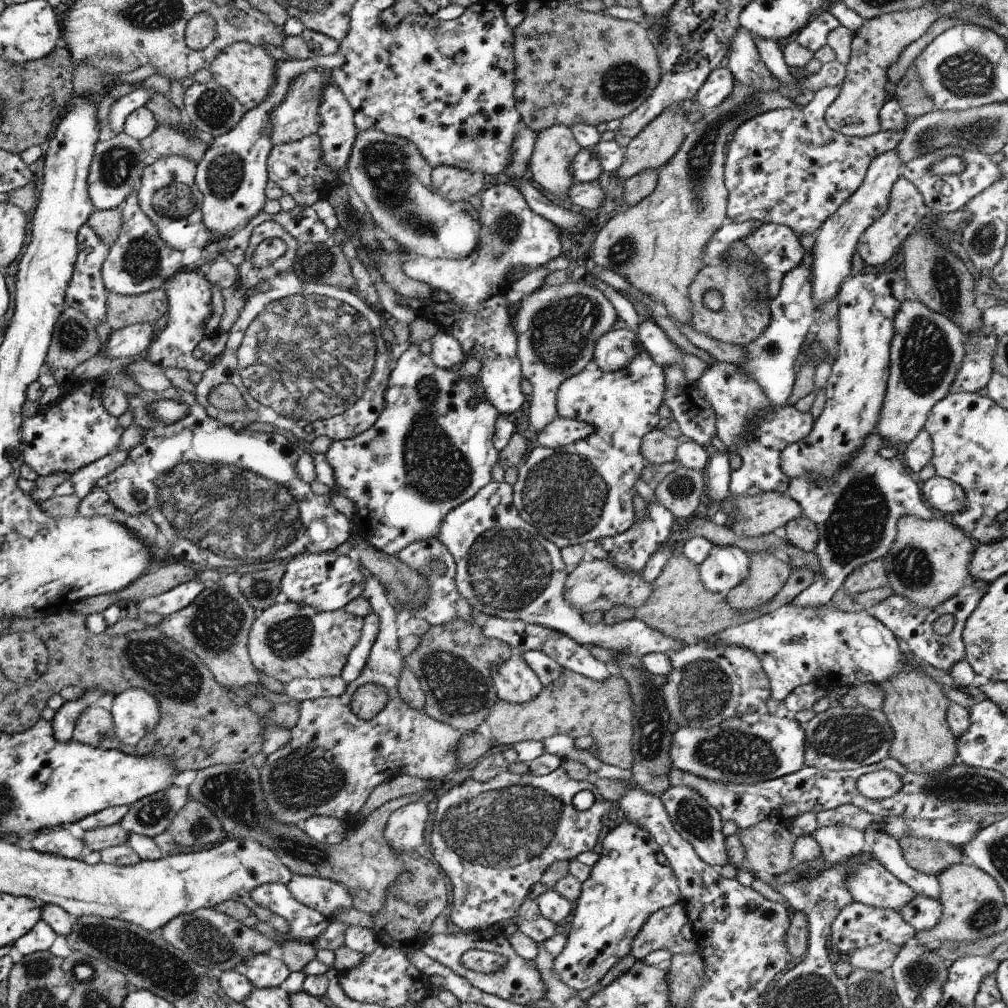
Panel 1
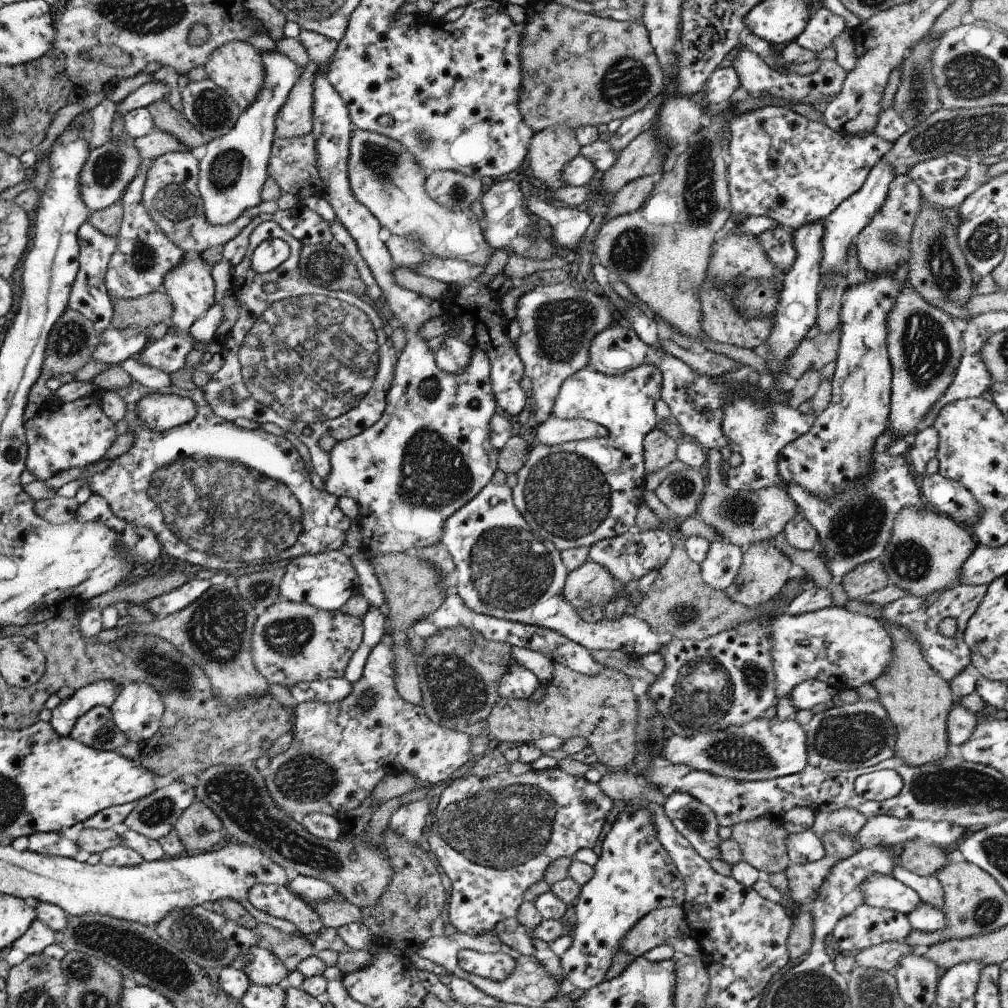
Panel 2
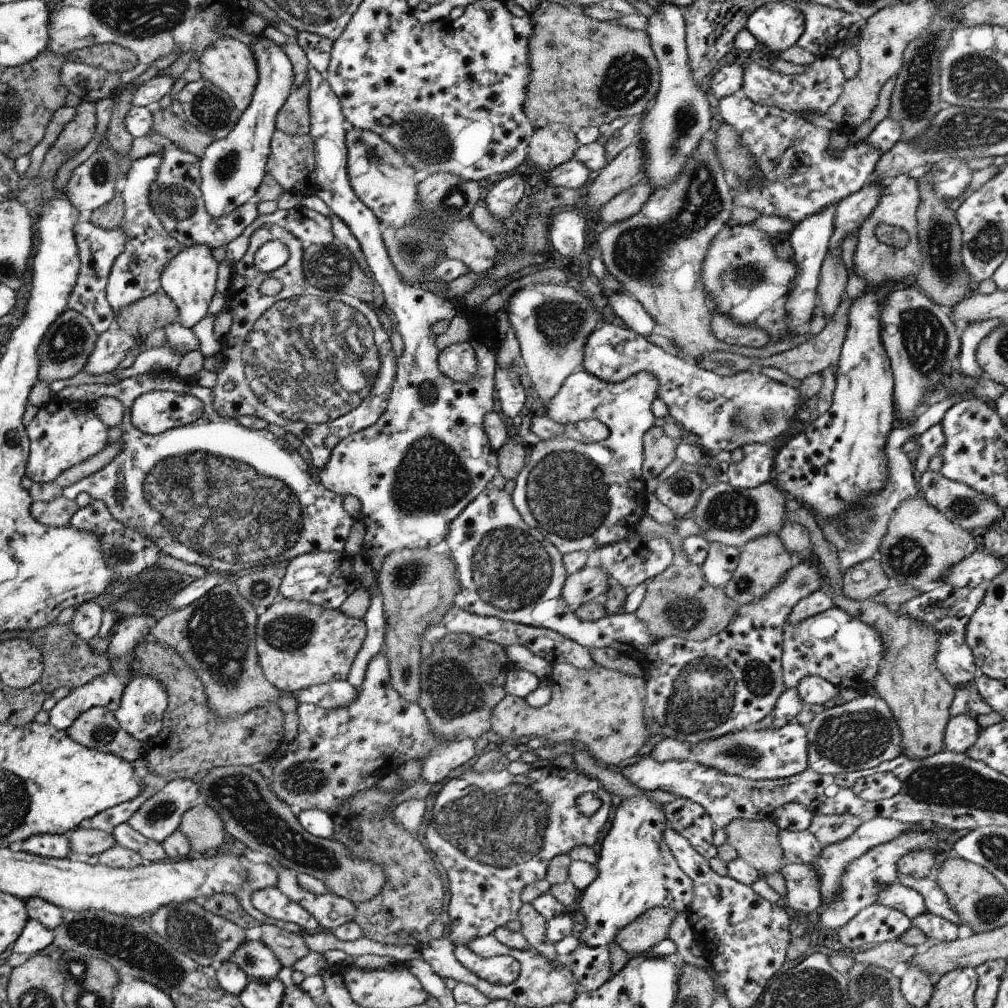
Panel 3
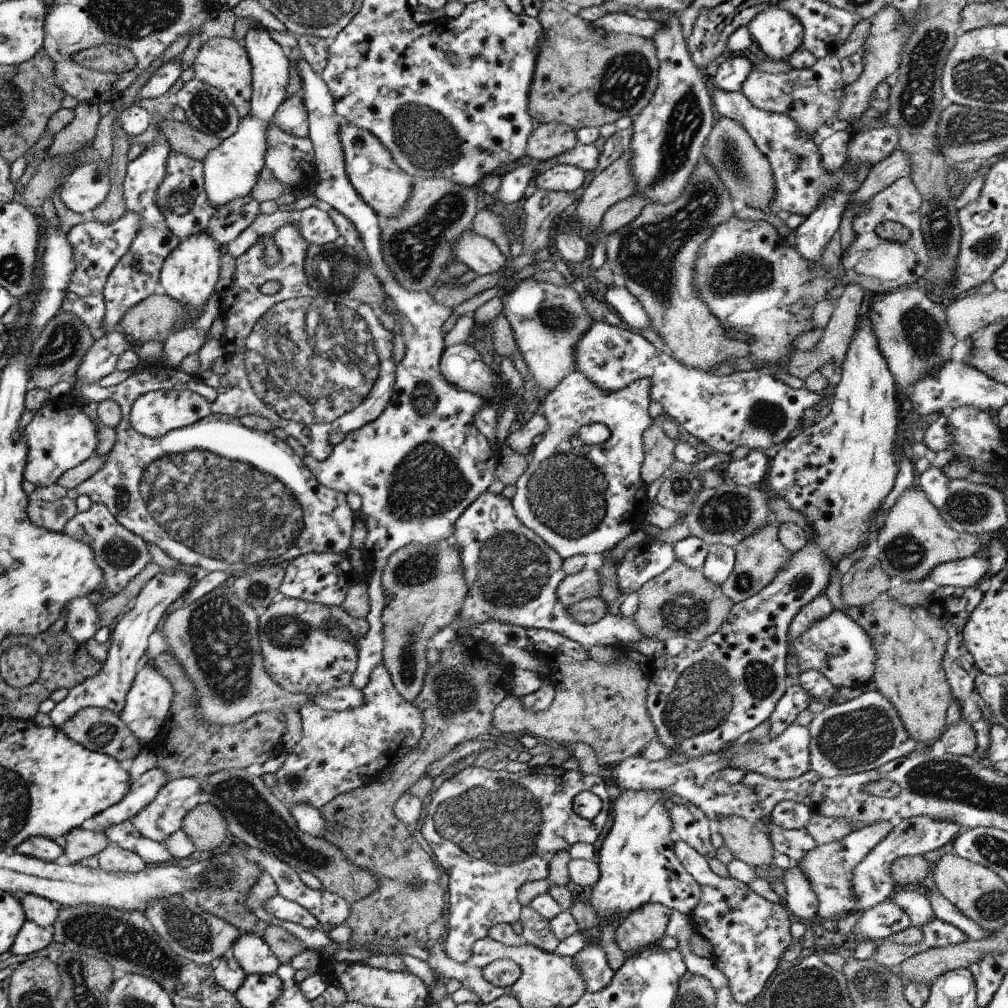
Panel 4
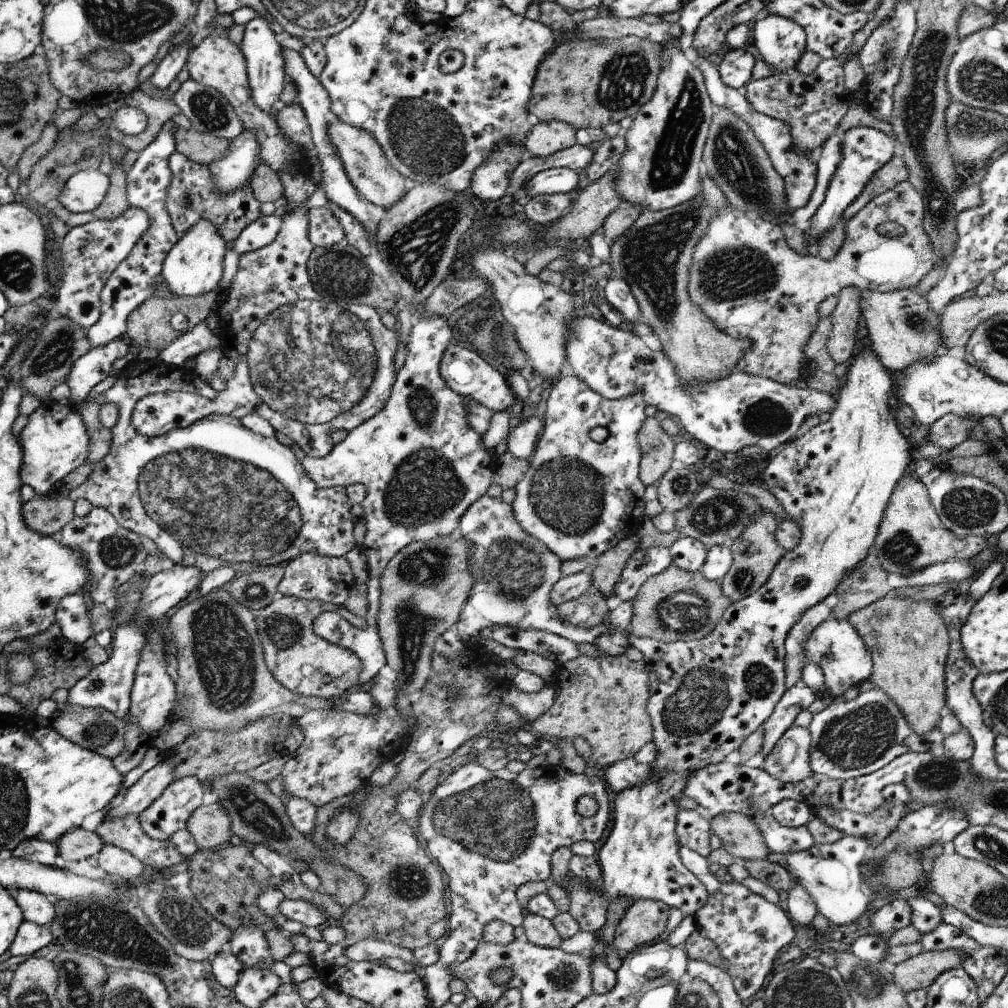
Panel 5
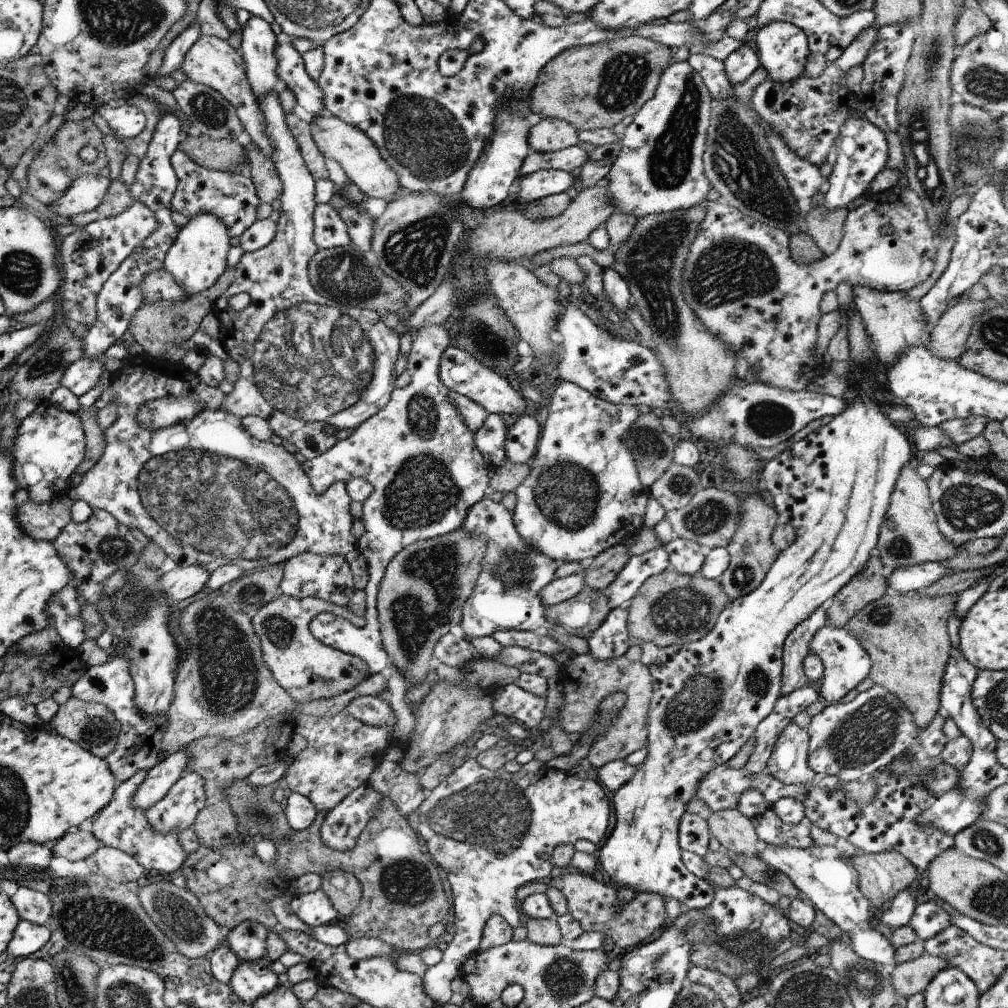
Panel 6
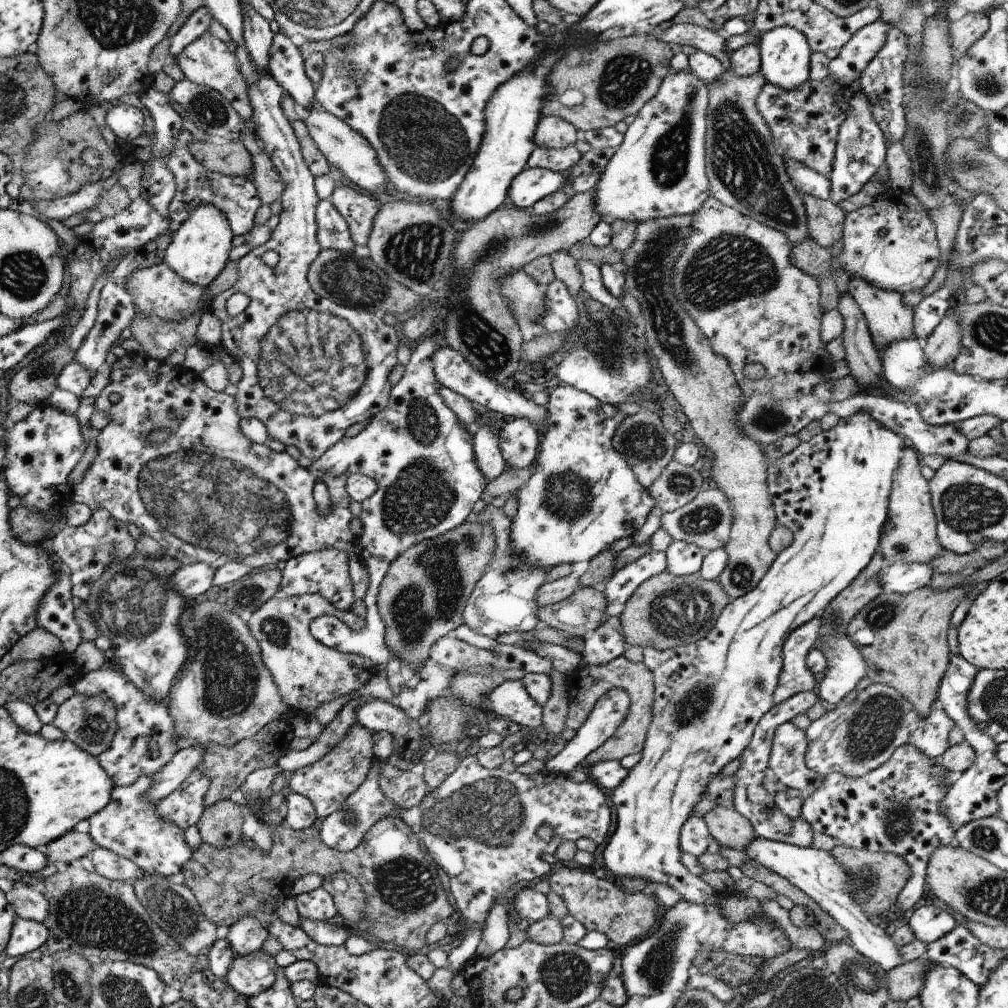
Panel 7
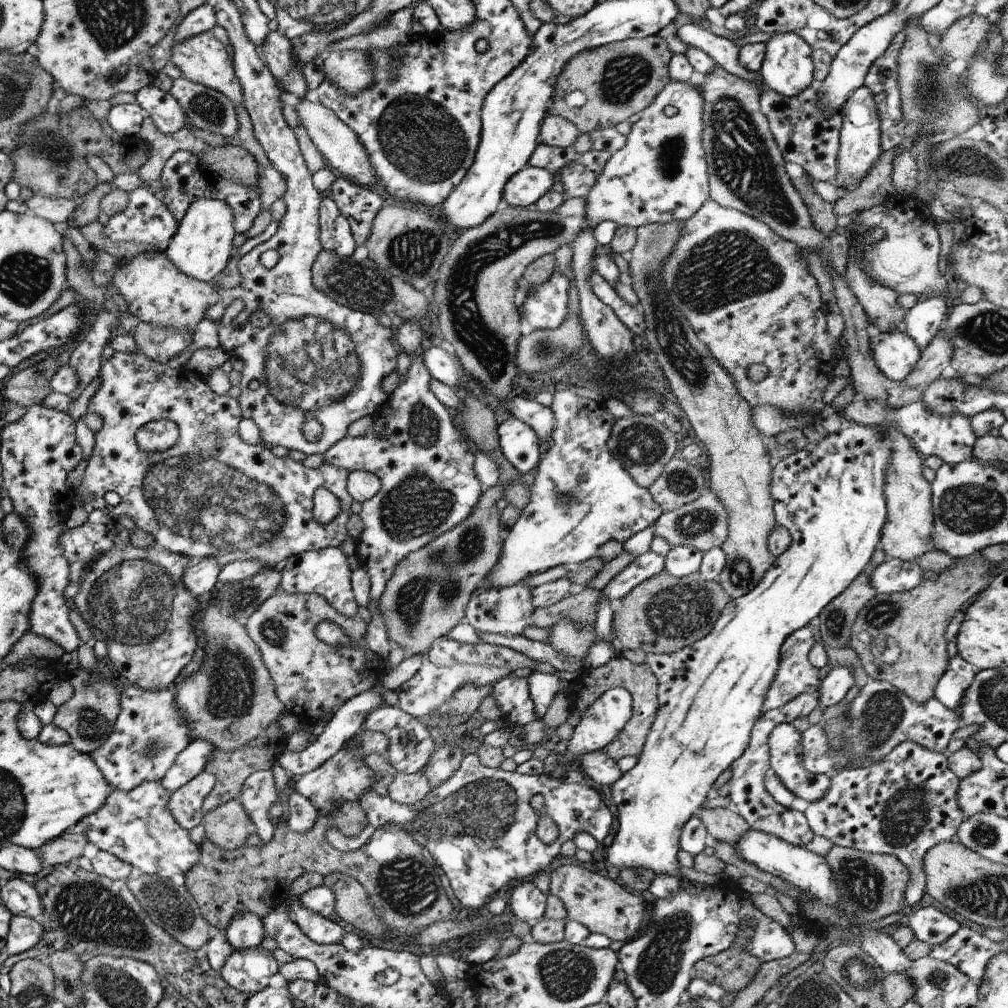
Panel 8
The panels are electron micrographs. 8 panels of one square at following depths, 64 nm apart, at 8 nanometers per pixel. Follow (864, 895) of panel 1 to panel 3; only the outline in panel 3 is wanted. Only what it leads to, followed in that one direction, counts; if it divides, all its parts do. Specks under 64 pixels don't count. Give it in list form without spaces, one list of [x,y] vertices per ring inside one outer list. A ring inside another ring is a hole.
[[[898,881],[890,884],[890,886],[884,886],[878,892],[876,904],[894,908],[894,910],[898,910],[905,916],[908,916],[910,921],[912,921],[912,918],[916,918],[916,916],[927,912],[924,898],[916,890],[904,887]]]

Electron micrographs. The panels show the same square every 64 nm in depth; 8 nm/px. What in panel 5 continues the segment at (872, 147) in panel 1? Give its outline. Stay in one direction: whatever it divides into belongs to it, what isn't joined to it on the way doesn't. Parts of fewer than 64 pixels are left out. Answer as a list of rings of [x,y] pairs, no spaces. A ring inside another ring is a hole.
[[[692,56],[692,61],[694,66],[696,66],[704,76],[705,86],[714,107],[732,110],[736,116],[740,116],[740,118],[752,128],[754,138],[758,138],[758,140],[762,142],[762,148],[768,153],[774,169],[780,174],[782,180],[784,180],[786,204],[788,204],[791,213],[798,208],[804,208],[816,187],[818,170],[817,157],[812,155],[810,151],[804,152],[804,150],[800,150],[798,146],[794,146],[792,134],[790,134],[790,124],[786,124],[786,122],[782,122],[782,120],[777,120],[776,118],[770,118],[770,116],[766,116],[766,114],[756,112],[750,105],[750,102],[745,98],[742,90],[736,90],[724,84],[722,78],[720,78],[720,72],[718,72],[719,64],[716,58],[702,58],[702,56],[696,58]]]

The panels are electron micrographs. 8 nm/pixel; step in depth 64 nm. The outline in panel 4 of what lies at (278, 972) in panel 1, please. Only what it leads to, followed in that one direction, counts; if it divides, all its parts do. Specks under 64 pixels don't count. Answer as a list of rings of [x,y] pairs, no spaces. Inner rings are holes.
[[[245,932],[234,942],[229,954],[240,964],[247,976],[276,974],[276,970],[281,965],[262,937],[252,936]]]

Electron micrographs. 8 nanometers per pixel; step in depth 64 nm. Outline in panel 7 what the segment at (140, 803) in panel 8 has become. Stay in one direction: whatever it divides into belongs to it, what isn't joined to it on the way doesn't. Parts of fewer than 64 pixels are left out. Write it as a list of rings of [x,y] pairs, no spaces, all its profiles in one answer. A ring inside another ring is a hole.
[[[148,776],[138,778],[130,786],[118,786],[113,790],[113,797],[105,809],[88,818],[90,836],[97,847],[106,848],[132,860],[144,874],[156,874],[169,877],[180,873],[186,862],[193,858],[195,850],[190,848],[185,839],[185,830],[178,828],[174,822],[162,820],[156,814],[156,804],[148,802],[144,796],[152,788],[152,780]]]

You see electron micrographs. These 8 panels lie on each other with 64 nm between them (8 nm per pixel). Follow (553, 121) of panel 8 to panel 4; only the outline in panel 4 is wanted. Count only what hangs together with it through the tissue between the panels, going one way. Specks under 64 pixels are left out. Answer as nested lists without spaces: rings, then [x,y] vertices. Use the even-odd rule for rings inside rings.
[[[558,122],[542,124],[528,138],[527,156],[534,162],[548,162],[570,152],[578,143],[575,131],[570,126]]]

